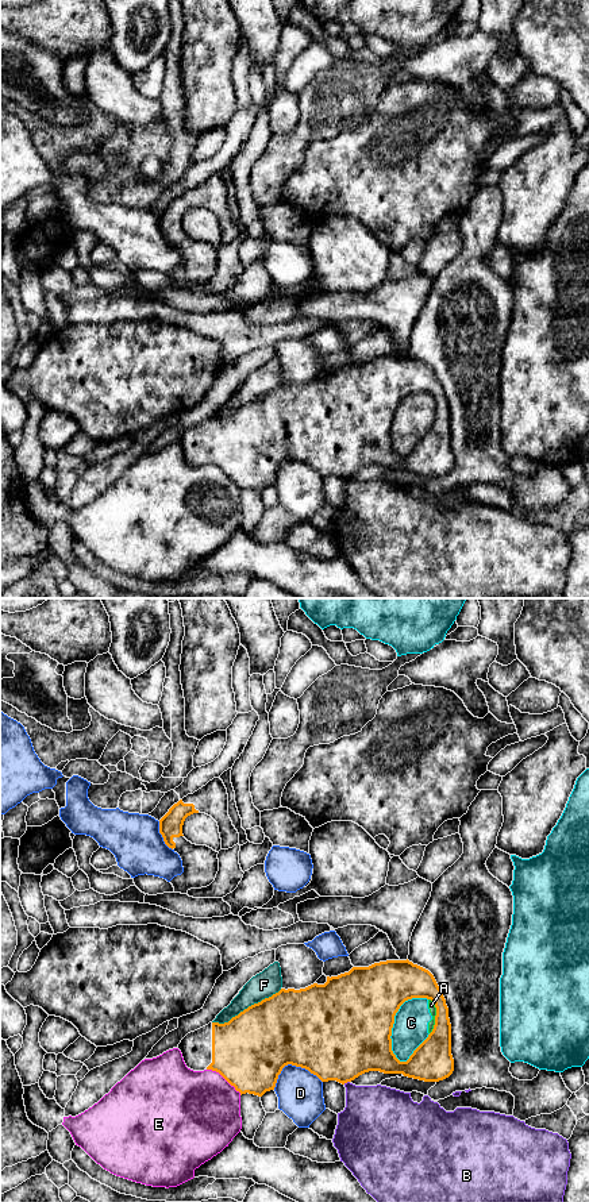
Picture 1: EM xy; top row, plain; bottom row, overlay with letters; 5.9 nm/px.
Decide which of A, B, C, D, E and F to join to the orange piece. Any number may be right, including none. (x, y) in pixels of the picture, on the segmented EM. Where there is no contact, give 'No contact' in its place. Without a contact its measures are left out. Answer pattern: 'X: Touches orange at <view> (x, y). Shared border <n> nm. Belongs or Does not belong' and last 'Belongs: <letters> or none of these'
A: Touches orange at xy (435, 1016). Shared border 220 nm. Does not belong
B: Touches orange at xy (346, 1082). Shared border 40 nm. Does not belong
C: Touches orange at xy (393, 1021). Shared border 420 nm. Does not belong
D: Touches orange at xy (292, 1064). Shared border 300 nm. Does not belong
E: Touches orange at xy (224, 1078). Shared border 260 nm. Does not belong
F: Touches orange at xy (247, 1008). Shared border 460 nm. Does not belong
Belongs: none of these

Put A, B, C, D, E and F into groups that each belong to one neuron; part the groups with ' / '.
A C / B / D / E / F

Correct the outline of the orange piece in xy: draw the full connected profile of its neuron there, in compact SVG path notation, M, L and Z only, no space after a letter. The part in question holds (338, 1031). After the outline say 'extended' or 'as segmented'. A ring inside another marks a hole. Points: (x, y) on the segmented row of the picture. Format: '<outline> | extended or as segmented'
M386 960L369 967L353 967L338 976L327 976L324 985L313 983L305 989L281 989L232 1017L228 1022L209 1022L188 1033L177 1047L188 1068L193 1071L212 1070L219 1072L236 1091L262 1097L274 1090L278 1075L288 1064L308 1070L322 1082L336 1080L342 1085L369 1071L403 1074L404 1076L439 1082L454 1071L451 1055L451 1024L449 1008L434 975L412 962ZM412 998L427 998L435 1003L435 1025L428 1037L413 1051L407 1062L400 1062L392 1051L392 1028L400 1006Z | extended

